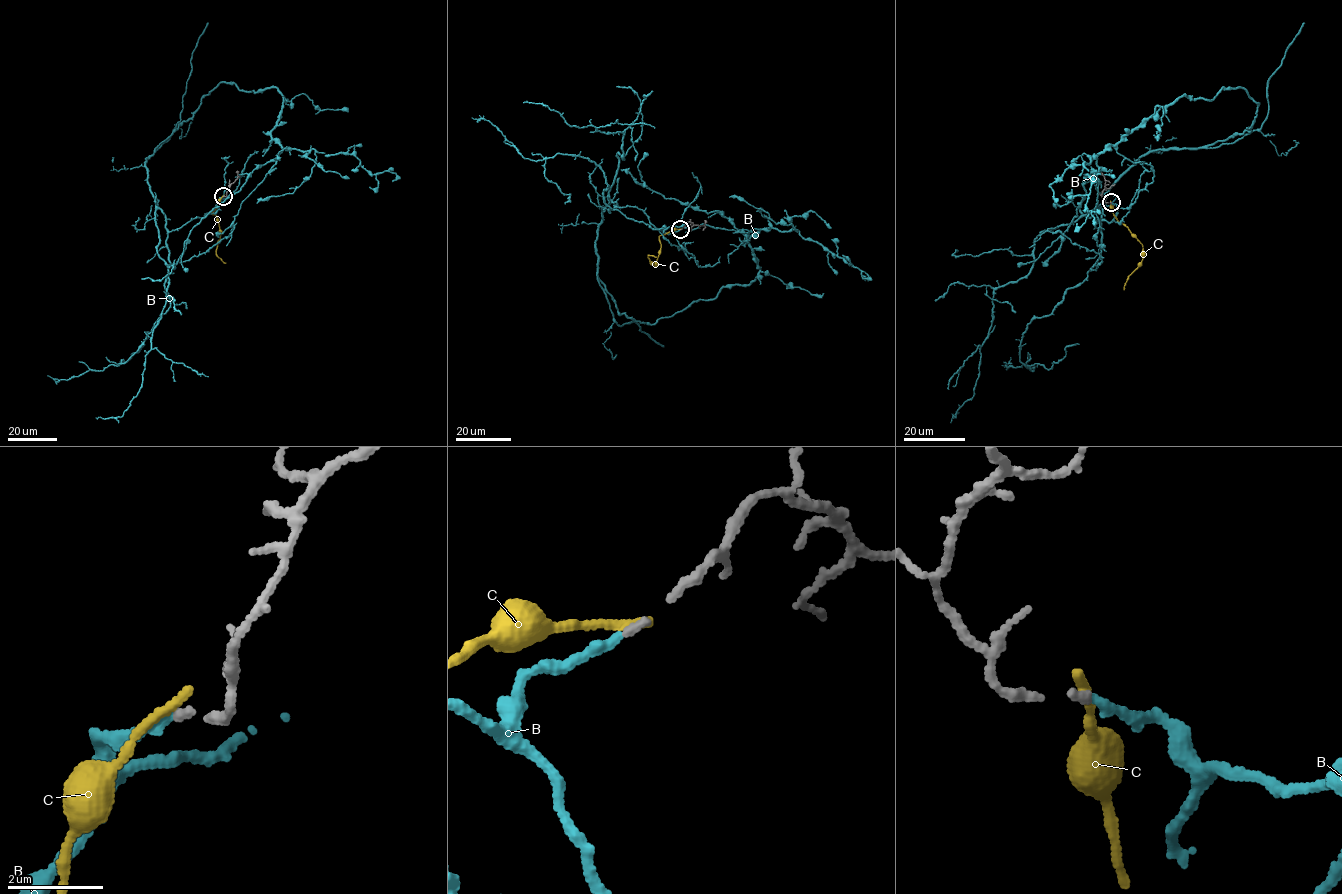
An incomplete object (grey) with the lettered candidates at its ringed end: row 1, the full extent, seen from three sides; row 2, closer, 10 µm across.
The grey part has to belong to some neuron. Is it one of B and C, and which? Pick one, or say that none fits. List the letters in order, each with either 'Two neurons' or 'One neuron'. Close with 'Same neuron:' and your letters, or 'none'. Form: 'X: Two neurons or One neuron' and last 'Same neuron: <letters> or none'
B: One neuron
C: Two neurons
Same neuron: B

